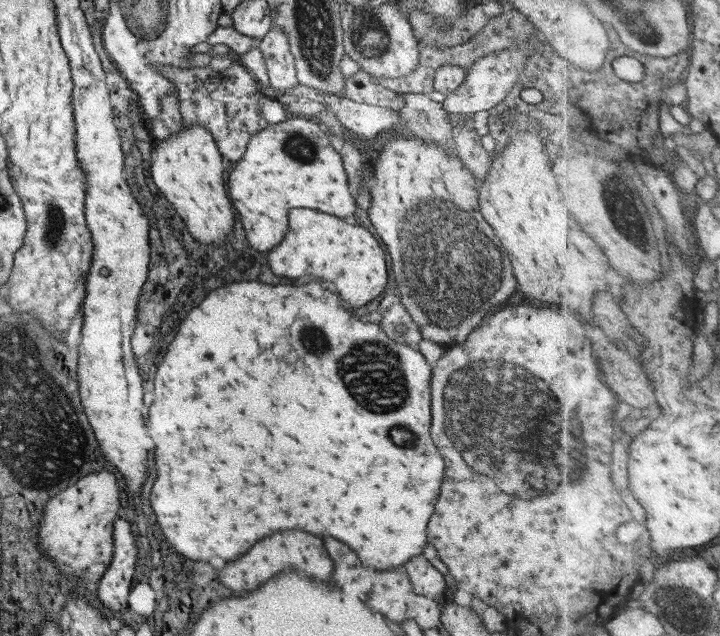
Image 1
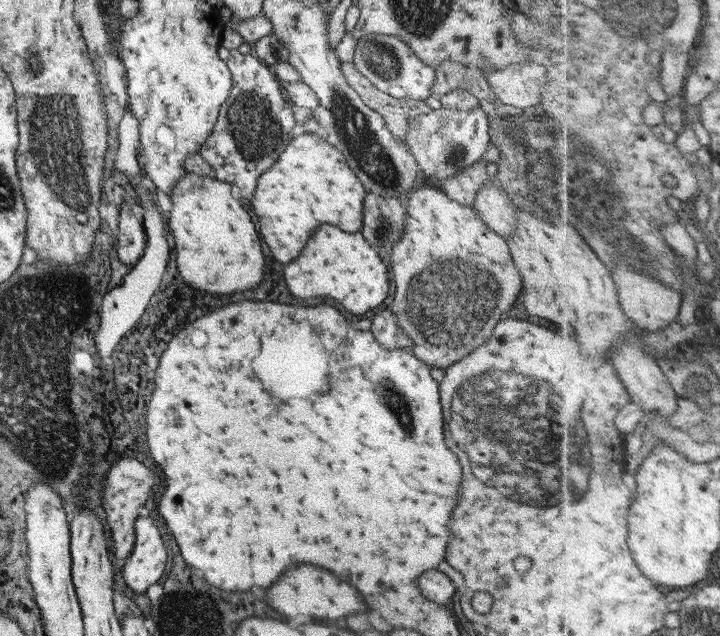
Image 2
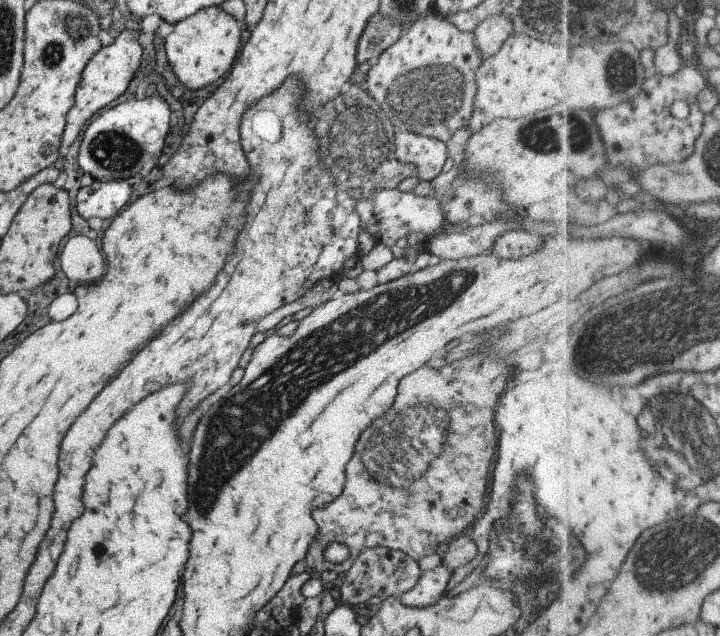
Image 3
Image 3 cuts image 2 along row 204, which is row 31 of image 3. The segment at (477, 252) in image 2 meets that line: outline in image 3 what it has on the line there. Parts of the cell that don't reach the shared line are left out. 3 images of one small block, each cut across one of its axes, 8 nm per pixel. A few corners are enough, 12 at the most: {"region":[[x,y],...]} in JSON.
{"region":[[430,10],[368,70],[396,130],[468,124],[483,54]]}

